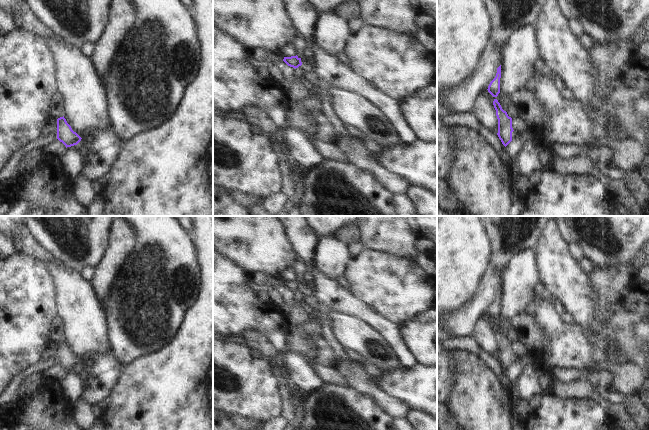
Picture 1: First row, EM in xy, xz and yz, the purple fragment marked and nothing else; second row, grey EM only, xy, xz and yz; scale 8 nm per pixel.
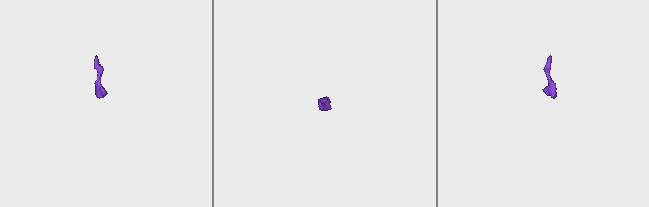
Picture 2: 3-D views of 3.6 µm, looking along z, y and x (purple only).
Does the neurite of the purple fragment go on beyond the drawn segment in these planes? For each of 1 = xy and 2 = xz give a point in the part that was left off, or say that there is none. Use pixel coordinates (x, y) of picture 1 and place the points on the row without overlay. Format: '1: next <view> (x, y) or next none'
1: next none
2: next none

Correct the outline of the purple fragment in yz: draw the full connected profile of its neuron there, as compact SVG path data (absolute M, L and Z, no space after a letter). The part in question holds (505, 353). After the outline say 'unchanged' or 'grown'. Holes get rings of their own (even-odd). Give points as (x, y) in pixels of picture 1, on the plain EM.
M497 323L493 325L498 343L498 361L502 368L506 371L512 365L512 342L504 335Z; unchanged

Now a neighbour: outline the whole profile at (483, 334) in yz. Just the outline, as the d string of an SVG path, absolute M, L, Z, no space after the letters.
M481 317L474 326L472 338L487 353L494 357L498 357L498 343L494 329L485 317Z

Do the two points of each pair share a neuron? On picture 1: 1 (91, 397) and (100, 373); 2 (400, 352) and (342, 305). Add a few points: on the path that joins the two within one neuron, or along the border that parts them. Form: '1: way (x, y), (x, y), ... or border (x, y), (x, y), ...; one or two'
1: way (96, 391), (96, 383), (99, 379); one
2: way (391, 336), (370, 315), (358, 308); one

